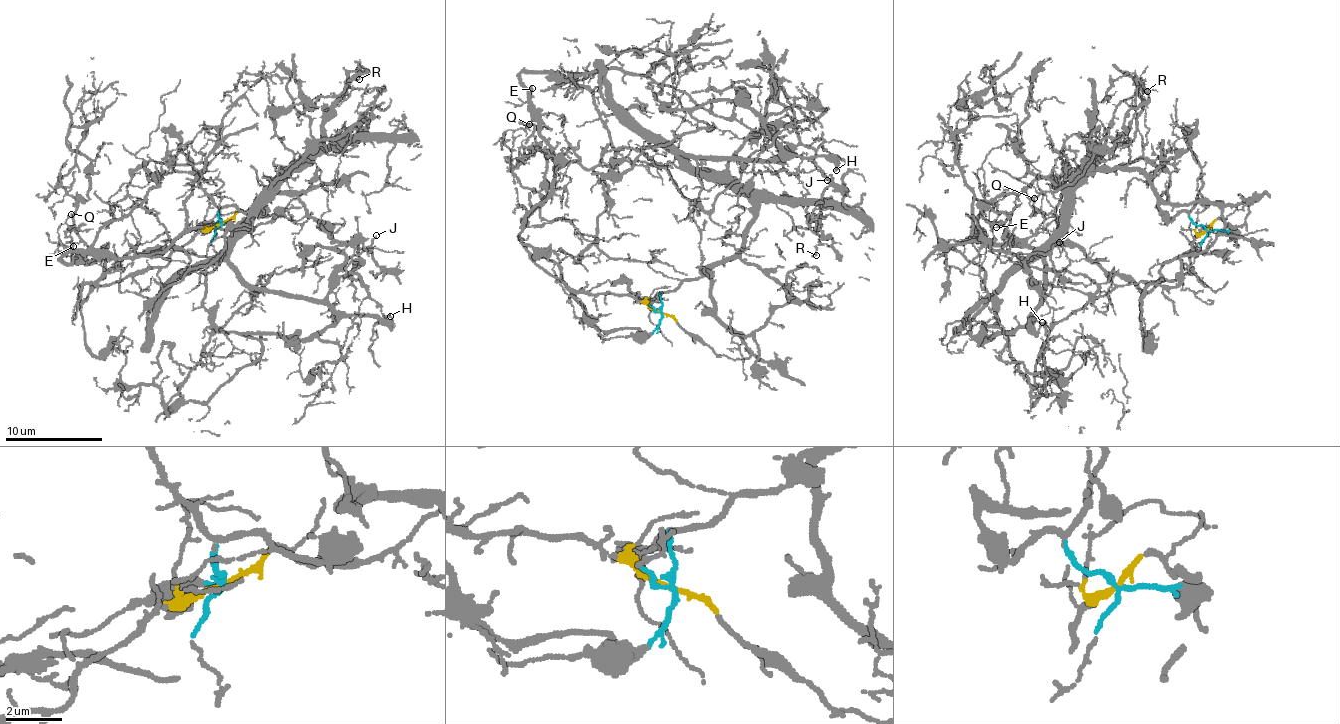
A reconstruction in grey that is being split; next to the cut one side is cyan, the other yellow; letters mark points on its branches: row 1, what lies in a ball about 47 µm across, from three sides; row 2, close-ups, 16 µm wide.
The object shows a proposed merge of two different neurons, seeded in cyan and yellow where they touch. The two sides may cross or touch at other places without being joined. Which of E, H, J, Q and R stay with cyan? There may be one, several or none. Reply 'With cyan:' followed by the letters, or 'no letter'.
With cyan: H, J, R

